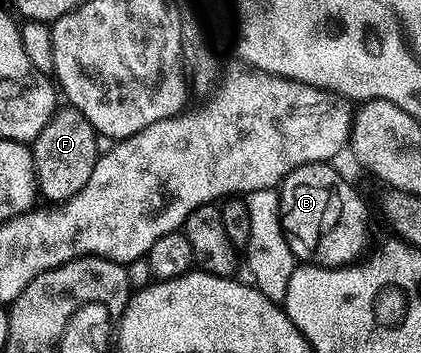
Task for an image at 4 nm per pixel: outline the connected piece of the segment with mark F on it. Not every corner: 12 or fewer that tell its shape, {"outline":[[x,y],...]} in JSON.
{"outline":[[58,109],[31,143],[37,188],[60,204],[91,180],[97,129]]}

